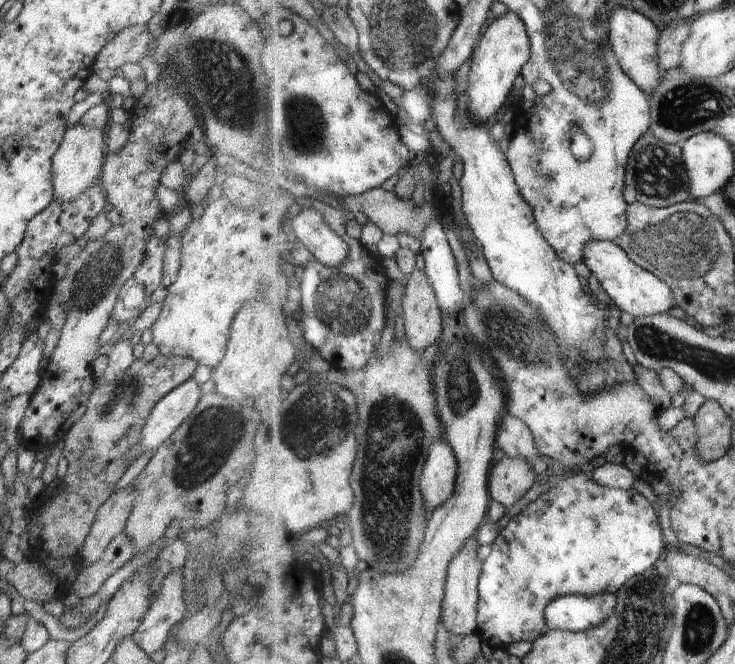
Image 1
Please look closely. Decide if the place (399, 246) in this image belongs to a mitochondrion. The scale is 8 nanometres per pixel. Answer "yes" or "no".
no

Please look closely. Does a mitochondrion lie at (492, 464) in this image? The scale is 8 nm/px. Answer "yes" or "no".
no

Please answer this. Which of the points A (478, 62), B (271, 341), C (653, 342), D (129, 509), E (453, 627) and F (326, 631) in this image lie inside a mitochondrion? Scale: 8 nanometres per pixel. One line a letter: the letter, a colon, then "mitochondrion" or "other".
A: other
B: other
C: mitochondrion
D: other
E: other
F: other

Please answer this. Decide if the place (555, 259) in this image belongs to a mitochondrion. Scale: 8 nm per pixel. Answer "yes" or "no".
no

